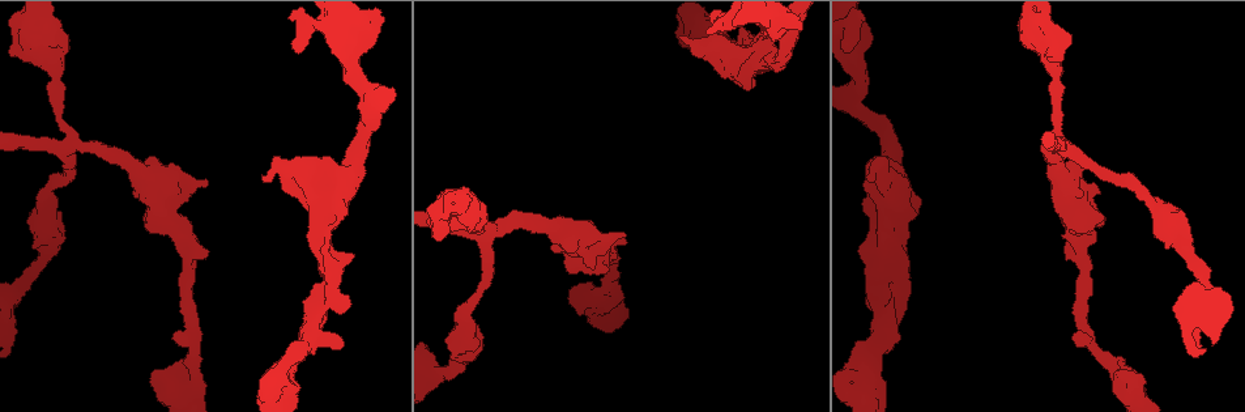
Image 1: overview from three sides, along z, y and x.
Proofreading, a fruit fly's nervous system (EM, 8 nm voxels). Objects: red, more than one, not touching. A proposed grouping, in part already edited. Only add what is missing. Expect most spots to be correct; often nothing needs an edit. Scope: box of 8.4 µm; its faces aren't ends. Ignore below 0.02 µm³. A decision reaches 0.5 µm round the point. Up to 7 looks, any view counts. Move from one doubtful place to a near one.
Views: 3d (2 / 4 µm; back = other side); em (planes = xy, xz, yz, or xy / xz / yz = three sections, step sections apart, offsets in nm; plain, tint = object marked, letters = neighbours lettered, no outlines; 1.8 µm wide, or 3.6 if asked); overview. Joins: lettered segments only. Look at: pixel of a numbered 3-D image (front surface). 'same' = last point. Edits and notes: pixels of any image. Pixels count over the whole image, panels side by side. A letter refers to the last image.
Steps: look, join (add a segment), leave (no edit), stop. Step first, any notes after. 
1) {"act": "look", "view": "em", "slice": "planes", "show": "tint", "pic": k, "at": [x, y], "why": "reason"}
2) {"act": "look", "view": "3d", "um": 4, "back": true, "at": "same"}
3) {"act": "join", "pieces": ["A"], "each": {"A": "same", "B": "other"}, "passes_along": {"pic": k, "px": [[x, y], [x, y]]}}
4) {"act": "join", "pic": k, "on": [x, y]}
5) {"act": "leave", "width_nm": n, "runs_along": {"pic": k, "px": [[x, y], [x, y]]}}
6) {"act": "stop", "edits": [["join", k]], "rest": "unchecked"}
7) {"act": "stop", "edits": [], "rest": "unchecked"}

{"act": "look", "view": "3d", "um": 4, "back": true, "pic": 1, "at": [264, 176], "why": "free end"}

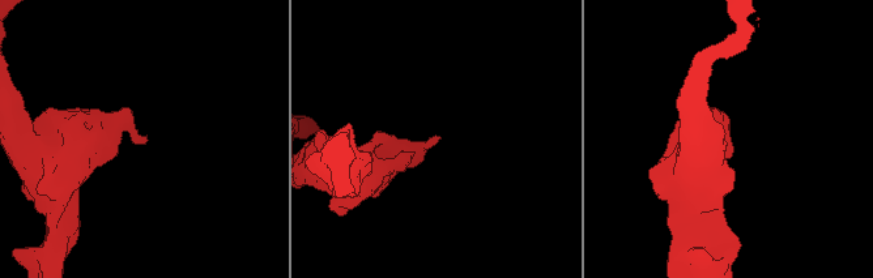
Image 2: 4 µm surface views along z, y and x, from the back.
{"act": "look", "view": "em", "slice": "planes", "show": "letters", "pic": 2, "at": [439, 137]}

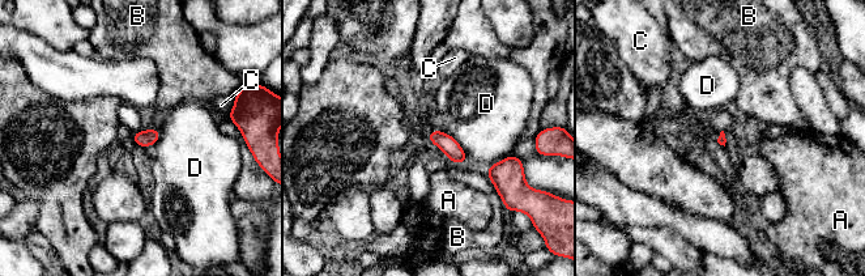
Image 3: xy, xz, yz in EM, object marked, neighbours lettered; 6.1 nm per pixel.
{"act": "leave", "each": {"A": "other", "B": "other", "C": "other", "D": "other"}, "border": {"pic": 3, "px": [[439, 128], [456, 140], [468, 161]]}, "found": "no lettered segment goes on from it"}

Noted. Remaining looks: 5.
{"act": "look", "view": "em", "um": 3.6, "slice": "planes", "show": "letters", "pic": 1, "at": [888, 267], "why": "three arms meet"}

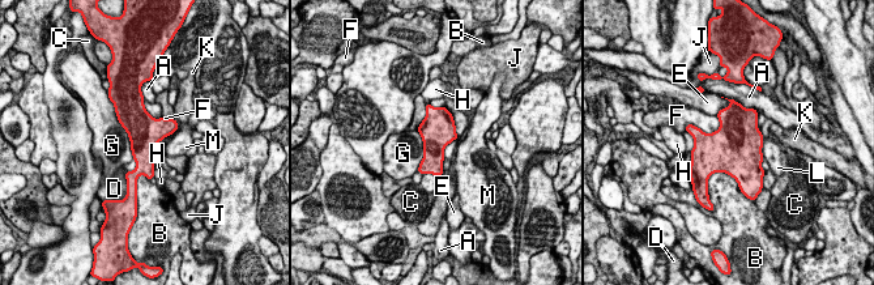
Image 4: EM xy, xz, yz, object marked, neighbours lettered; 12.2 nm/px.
{"act": "leave", "width_nm": 400, "each": {"A": "other", "B": "other", "C": "other", "D": "other", "E": "other", "F": "other", "G": "other", "H": "other", "J": "other", "K": "other", "L": "other", "M": "other"}, "border": {"pic": 4, "px": [[114, 109], [133, 158]]}, "found": "no lettered segment goes on from it"}

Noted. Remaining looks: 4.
{"act": "look", "view": "3d", "um": 4, "pic": 1, "at": [572, 297], "why": "an open end"}

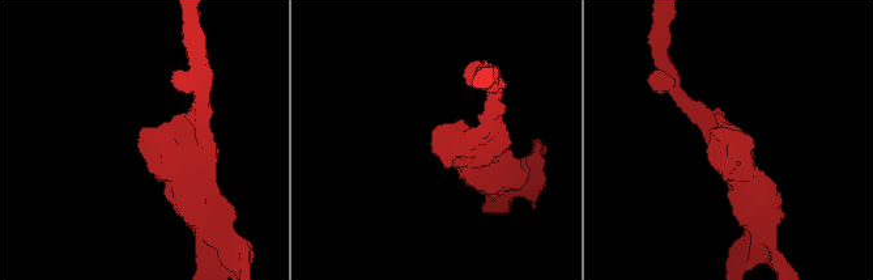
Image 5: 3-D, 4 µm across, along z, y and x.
{"act": "look", "view": "em", "slice": "yz", "step": 8, "show": "letters", "pic": 5, "at": [728, 162]}

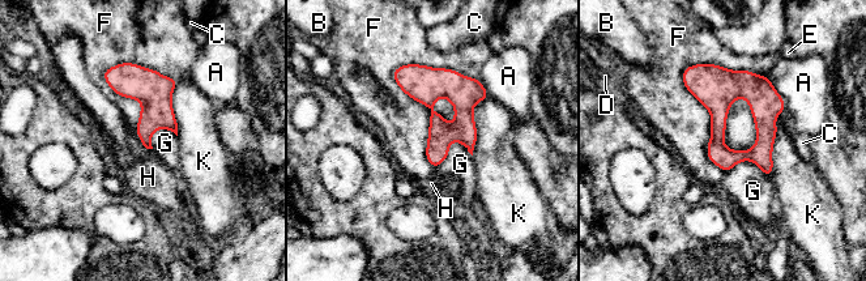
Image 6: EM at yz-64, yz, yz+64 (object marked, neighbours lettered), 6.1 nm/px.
{"act": "leave", "each": {"A": "other", "B": "other", "C": "other", "D": "other", "E": "other", "F": "other", "G": "other", "H": "other", "K": "other"}, "runs_along": {"pic": 6, "px": [[708, 67], [764, 109], [768, 171]]}, "found": "none of them fits"}

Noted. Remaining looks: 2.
{"act": "stop", "edits": [], "rest": "unchecked"}

